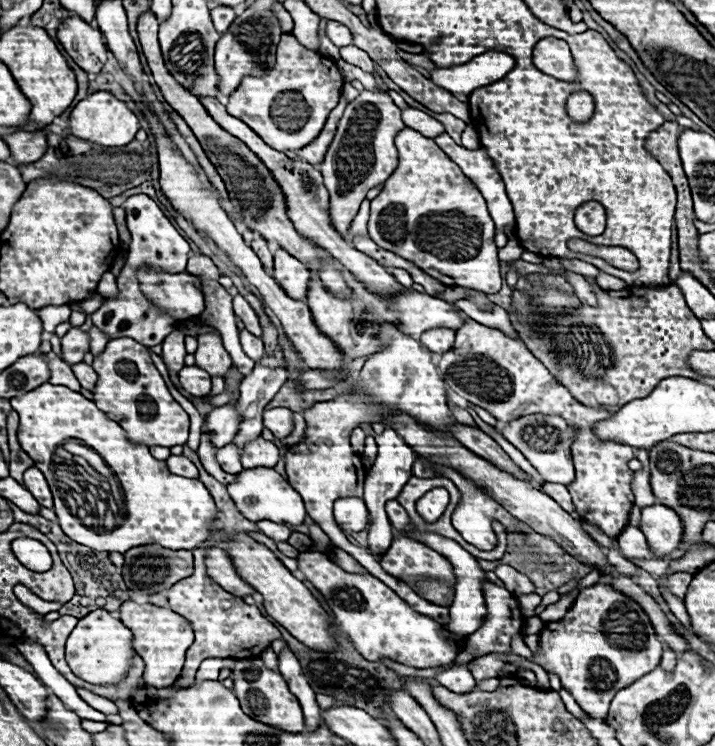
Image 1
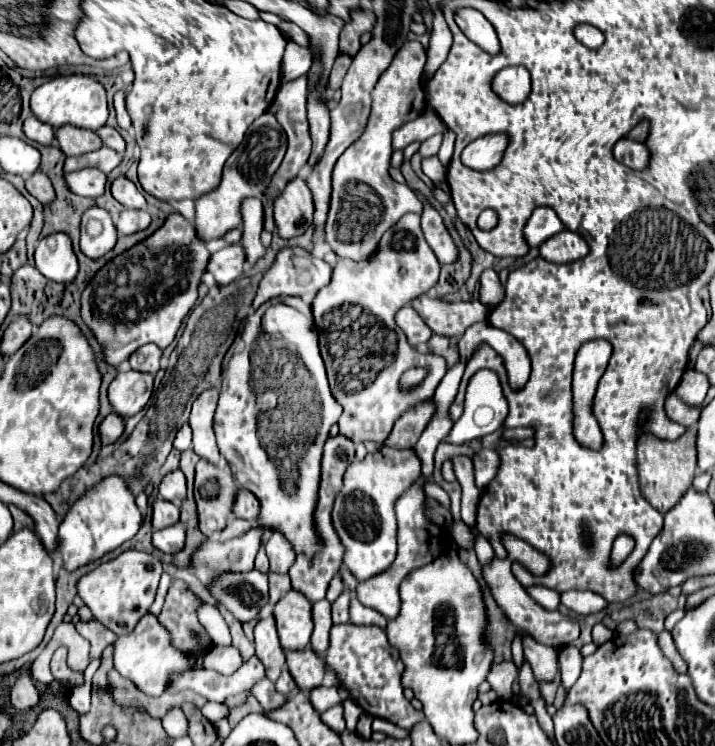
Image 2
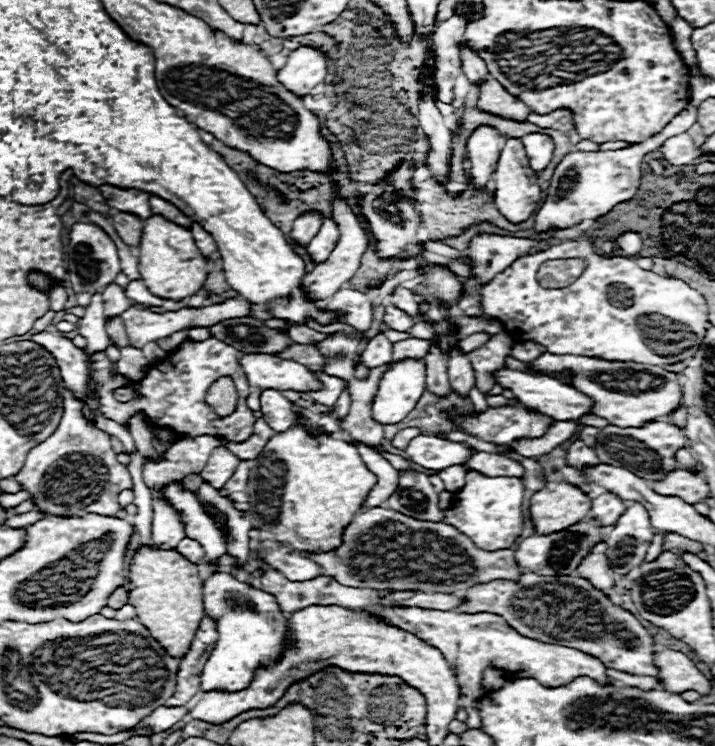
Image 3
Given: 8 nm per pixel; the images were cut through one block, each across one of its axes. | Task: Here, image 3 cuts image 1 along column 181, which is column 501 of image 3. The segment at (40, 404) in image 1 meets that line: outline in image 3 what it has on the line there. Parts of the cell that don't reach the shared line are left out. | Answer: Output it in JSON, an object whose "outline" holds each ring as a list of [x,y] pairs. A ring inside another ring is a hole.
{"outline":[[[466,472],[466,484],[452,496],[450,506],[444,510],[446,522],[456,526],[462,534],[482,550],[510,548],[522,534],[524,526],[524,484],[520,478],[510,476],[482,476],[480,472]]]}

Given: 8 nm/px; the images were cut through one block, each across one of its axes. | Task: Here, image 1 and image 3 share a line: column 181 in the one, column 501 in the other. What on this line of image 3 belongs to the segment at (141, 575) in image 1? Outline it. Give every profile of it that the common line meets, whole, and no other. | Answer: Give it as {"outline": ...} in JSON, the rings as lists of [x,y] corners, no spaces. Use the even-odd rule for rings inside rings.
{"outline":[[[370,508],[354,516],[354,520],[342,532],[342,544],[330,552],[300,552],[324,568],[326,576],[332,576],[344,586],[352,588],[378,588],[378,590],[414,590],[414,592],[442,592],[454,594],[456,590],[472,588],[474,584],[486,584],[492,580],[518,580],[524,572],[514,560],[514,550],[490,552],[478,548],[468,536],[462,536],[452,524],[428,522],[402,516],[390,508]]]}

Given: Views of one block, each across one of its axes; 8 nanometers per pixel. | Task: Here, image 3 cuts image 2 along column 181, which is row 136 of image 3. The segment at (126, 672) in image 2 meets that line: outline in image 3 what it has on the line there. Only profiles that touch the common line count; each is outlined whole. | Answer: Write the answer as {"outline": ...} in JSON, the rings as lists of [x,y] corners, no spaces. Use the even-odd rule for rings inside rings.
{"outline":[[[686,106],[684,112],[680,112],[662,132],[650,136],[644,142],[632,144],[628,148],[620,150],[608,150],[608,152],[570,152],[562,158],[562,162],[556,166],[546,202],[542,204],[538,216],[536,216],[536,230],[548,230],[548,228],[566,228],[572,224],[578,224],[588,218],[598,218],[606,212],[610,212],[618,202],[630,200],[638,186],[640,186],[640,164],[642,158],[648,152],[658,150],[670,136],[686,132],[696,122],[696,106]]]}

